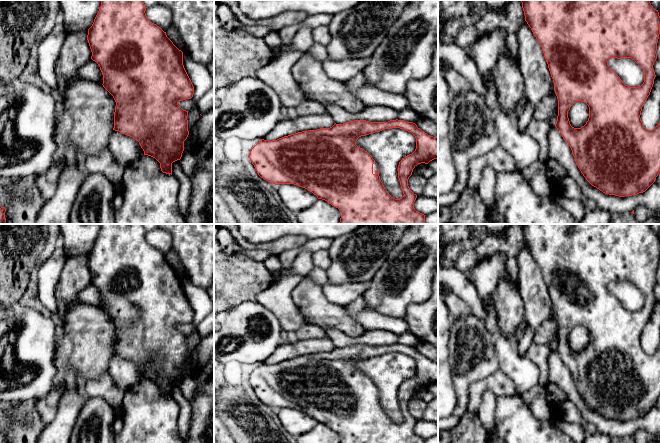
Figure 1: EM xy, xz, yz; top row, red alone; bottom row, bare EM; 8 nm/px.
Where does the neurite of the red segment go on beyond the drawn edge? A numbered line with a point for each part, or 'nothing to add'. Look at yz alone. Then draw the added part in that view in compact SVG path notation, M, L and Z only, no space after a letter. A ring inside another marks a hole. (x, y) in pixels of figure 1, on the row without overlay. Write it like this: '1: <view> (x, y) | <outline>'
nothing to add

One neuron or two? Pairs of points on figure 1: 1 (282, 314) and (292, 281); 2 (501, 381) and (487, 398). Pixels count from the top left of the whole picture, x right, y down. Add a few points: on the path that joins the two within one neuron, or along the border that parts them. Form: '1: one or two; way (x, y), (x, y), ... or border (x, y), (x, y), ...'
1: one; way (282, 306), (282, 291), (284, 289)
2: two; border (497, 395), (485, 391), (478, 411)

